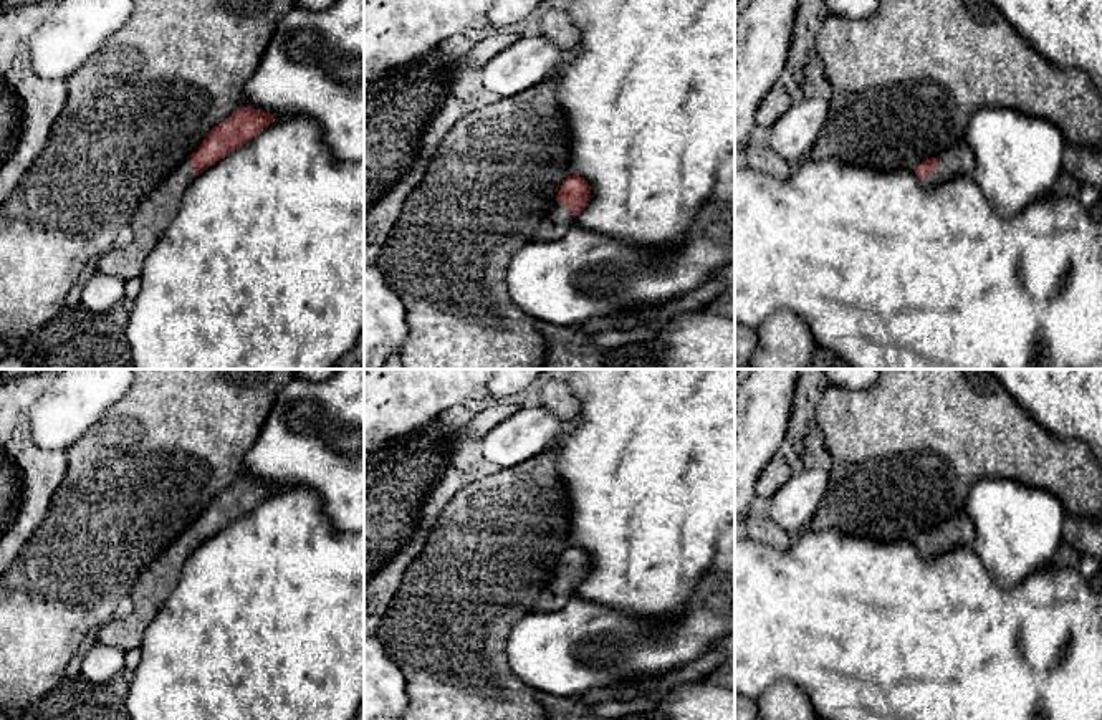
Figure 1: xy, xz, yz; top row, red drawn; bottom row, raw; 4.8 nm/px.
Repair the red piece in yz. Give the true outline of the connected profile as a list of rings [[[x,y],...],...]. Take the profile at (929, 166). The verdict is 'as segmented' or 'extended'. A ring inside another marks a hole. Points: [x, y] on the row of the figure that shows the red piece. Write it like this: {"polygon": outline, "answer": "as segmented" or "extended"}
{"polygon": [[[960,142],[938,157],[925,159],[915,174],[925,187],[937,187],[958,175],[973,177],[975,157],[966,142]]], "answer": "extended"}

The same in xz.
{"polygon": [[[569,175],[558,190],[556,200],[531,233],[531,242],[561,238],[576,222],[591,199],[591,185],[579,175]]], "answer": "extended"}

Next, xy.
{"polygon": [[[242,106],[215,126],[202,144],[141,202],[129,220],[134,232],[132,242],[99,257],[98,270],[121,281],[141,278],[144,260],[177,214],[185,189],[207,167],[256,137],[273,122],[273,114]]], "answer": "extended"}

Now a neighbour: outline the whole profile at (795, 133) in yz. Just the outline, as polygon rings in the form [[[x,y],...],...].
[[[804,99],[793,103],[769,127],[768,144],[794,170],[811,159],[811,149],[817,141],[827,118],[829,99]]]

